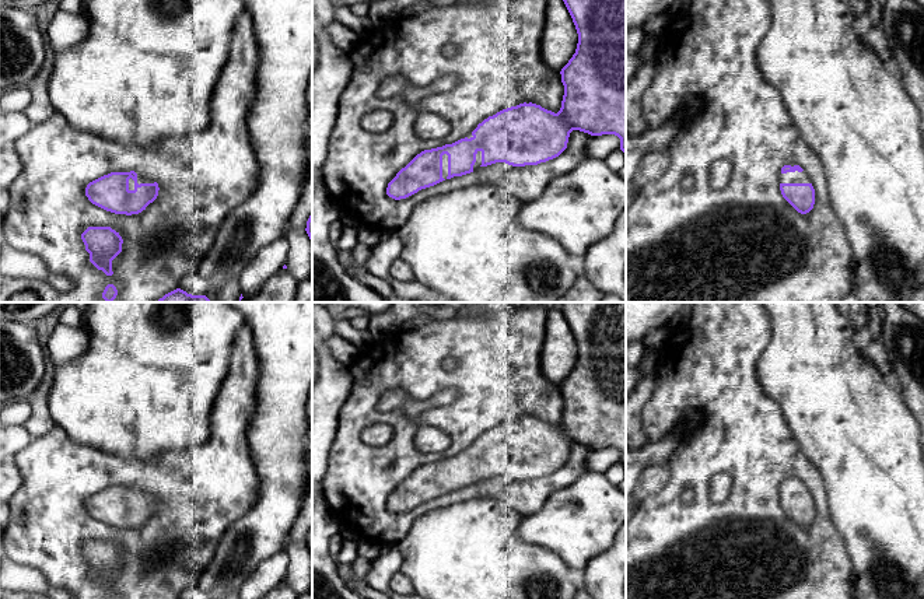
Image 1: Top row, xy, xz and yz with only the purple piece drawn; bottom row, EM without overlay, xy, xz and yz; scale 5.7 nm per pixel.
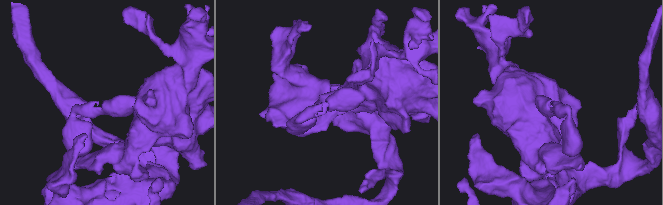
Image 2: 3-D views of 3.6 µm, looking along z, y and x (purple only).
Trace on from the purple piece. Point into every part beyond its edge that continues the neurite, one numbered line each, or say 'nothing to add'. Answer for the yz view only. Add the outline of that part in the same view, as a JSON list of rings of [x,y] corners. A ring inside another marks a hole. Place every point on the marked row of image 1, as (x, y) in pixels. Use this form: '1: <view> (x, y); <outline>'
1: yz (804, 177); [[[806,171],[802,172],[787,172],[778,175],[778,182],[780,183],[812,183],[811,182],[811,175]]]

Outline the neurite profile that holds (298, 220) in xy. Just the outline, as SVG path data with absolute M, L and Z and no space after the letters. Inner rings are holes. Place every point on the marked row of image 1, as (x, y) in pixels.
M312 157L309 160L309 176L307 181L307 186L302 190L301 199L291 216L290 227L305 231L307 221L311 214L312 214Z

